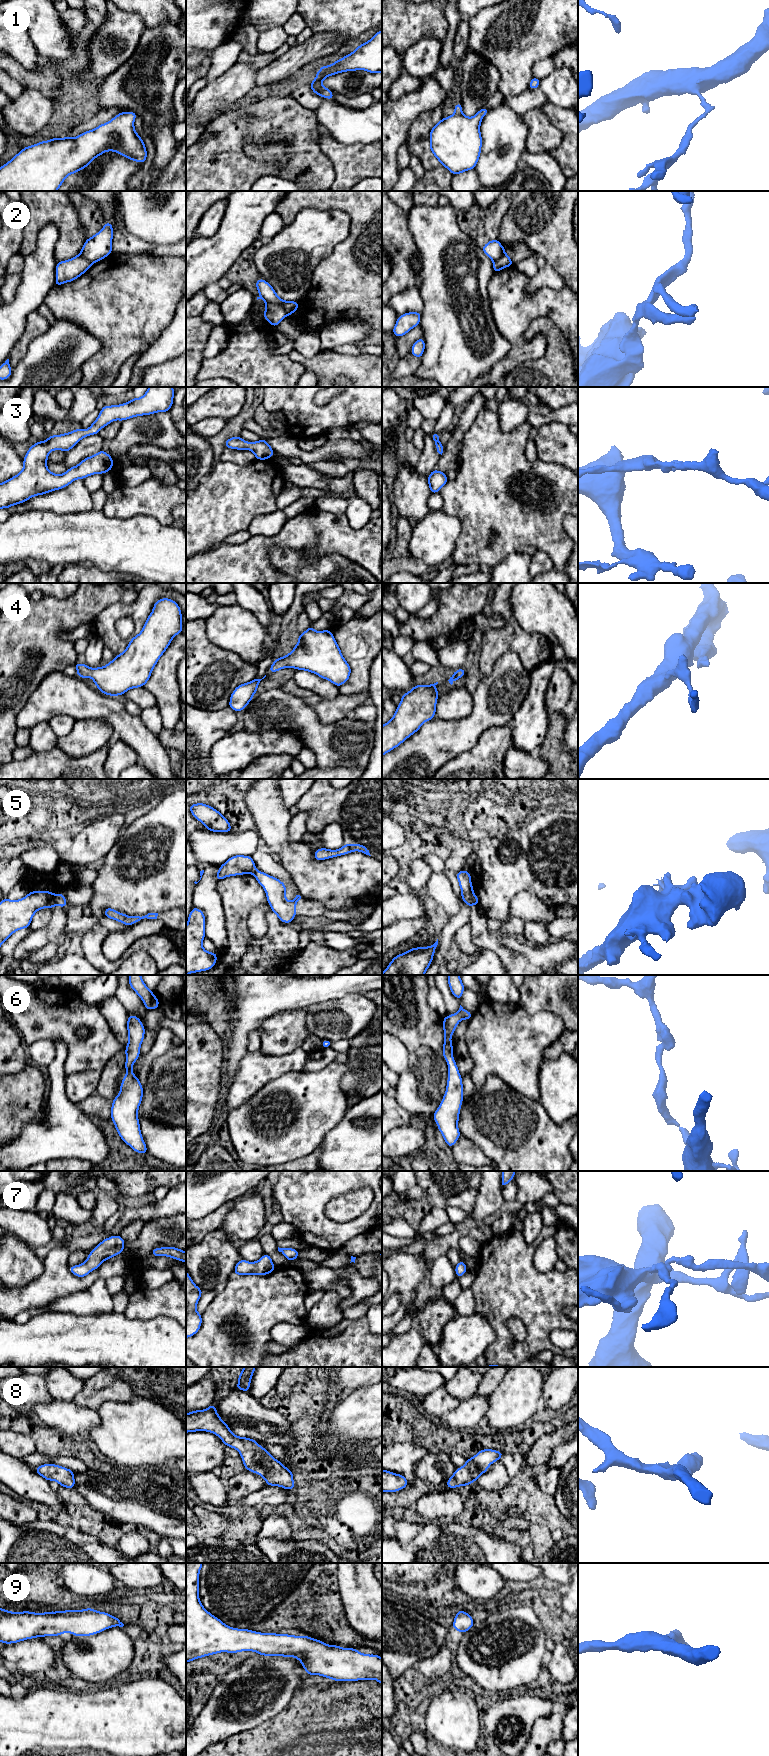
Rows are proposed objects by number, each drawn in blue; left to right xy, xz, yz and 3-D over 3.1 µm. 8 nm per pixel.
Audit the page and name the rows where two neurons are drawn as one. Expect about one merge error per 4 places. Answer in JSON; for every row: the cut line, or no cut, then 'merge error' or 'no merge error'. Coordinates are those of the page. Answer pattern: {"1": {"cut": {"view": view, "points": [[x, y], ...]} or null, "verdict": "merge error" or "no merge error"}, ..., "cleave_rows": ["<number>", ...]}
{"1": {"cut": null, "verdict": "no merge error"}, "2": {"cut": {"view": "xz", "points": [[265, 300], [279, 304], [288, 314]]}, "verdict": "merge error"}, "3": {"cut": null, "verdict": "no merge error"}, "4": {"cut": null, "verdict": "no merge error"}, "5": {"cut": {"view": "xy", "points": [[55, 895], [57, 903]]}, "verdict": "merge error"}, "6": {"cut": null, "verdict": "no merge error"}, "7": {"cut": null, "verdict": "no merge error"}, "8": {"cut": null, "verdict": "no merge error"}, "9": {"cut": null, "verdict": "no merge error"}, "cleave_rows": ["2", "5"]}

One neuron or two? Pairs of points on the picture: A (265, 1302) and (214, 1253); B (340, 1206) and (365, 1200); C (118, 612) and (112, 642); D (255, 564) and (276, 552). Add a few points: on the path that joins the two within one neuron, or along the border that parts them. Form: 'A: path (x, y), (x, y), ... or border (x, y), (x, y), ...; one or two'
A: border (234, 1274), (218, 1291); two
B: path (346, 1206), (359, 1200); one
C: path (111, 619), (110, 635); one
D: border (274, 545), (269, 551), (269, 561), (280, 572); two

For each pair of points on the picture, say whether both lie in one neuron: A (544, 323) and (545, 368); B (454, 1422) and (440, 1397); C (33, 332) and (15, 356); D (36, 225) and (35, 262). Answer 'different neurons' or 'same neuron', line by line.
A: same neuron
B: different neurons
C: same neuron
D: different neurons

